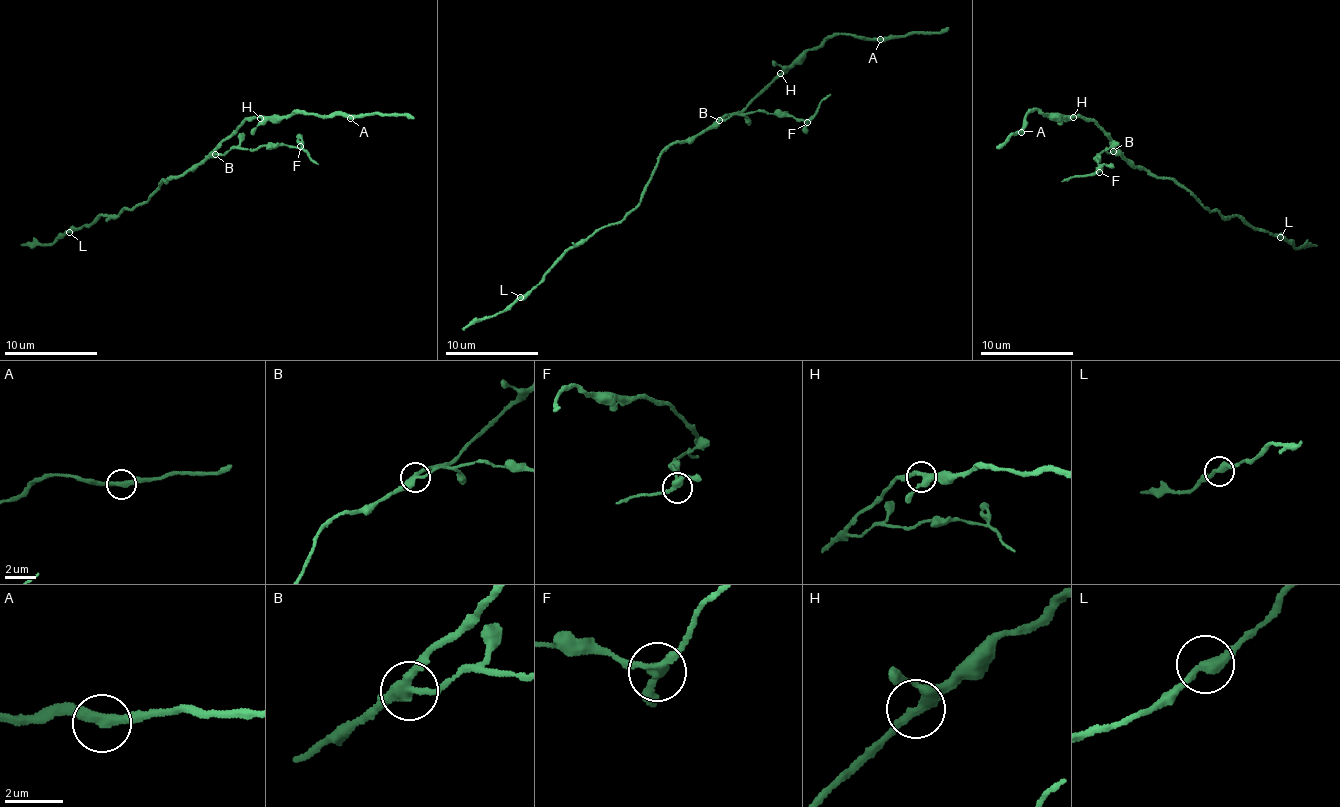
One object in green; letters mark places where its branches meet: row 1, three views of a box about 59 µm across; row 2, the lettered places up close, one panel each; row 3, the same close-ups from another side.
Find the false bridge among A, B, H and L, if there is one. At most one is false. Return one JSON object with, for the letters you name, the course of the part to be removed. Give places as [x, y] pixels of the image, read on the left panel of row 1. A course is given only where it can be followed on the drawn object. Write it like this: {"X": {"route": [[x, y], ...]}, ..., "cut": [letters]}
{"B": {"route": [[215, 154], [248, 148], [300, 147], [317, 164]]}, "cut": ["B"]}

